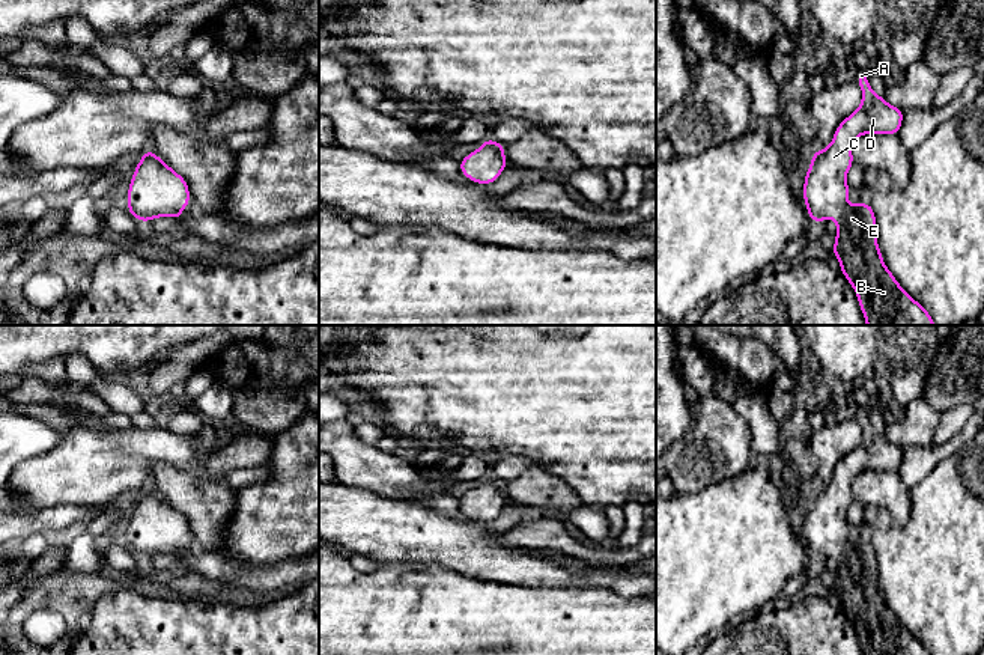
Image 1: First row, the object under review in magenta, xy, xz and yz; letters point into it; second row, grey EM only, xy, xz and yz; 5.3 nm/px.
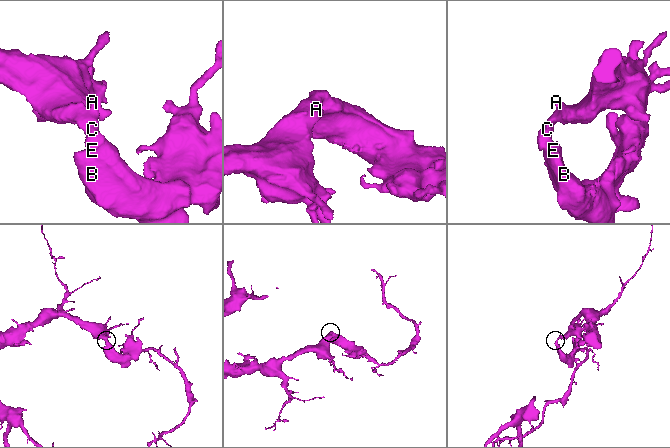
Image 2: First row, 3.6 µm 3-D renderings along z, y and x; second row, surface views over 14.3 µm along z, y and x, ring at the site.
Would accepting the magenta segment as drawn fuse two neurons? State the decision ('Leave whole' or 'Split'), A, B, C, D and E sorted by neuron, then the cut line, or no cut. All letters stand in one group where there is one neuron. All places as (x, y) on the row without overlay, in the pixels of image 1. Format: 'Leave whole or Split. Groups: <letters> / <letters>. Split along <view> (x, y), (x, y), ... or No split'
Leave whole. Groups: A B C D E. No split

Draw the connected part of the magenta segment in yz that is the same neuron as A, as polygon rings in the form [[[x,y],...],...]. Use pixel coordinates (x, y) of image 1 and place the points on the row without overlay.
[[[859,408],[856,419],[862,426],[862,438],[855,450],[847,453],[835,467],[831,482],[815,488],[805,510],[802,535],[806,541],[809,556],[825,559],[834,556],[837,574],[832,590],[840,598],[840,607],[856,629],[864,655],[931,655],[930,650],[913,637],[895,617],[894,611],[883,601],[877,583],[876,553],[871,541],[850,542],[847,509],[855,501],[852,483],[862,471],[898,471],[903,461],[903,446],[892,444],[873,429],[867,410]]]

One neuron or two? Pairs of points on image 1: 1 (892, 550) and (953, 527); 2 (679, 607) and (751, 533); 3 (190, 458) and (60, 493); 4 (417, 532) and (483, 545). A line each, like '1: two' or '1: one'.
1: one
2: one
3: one
4: one

